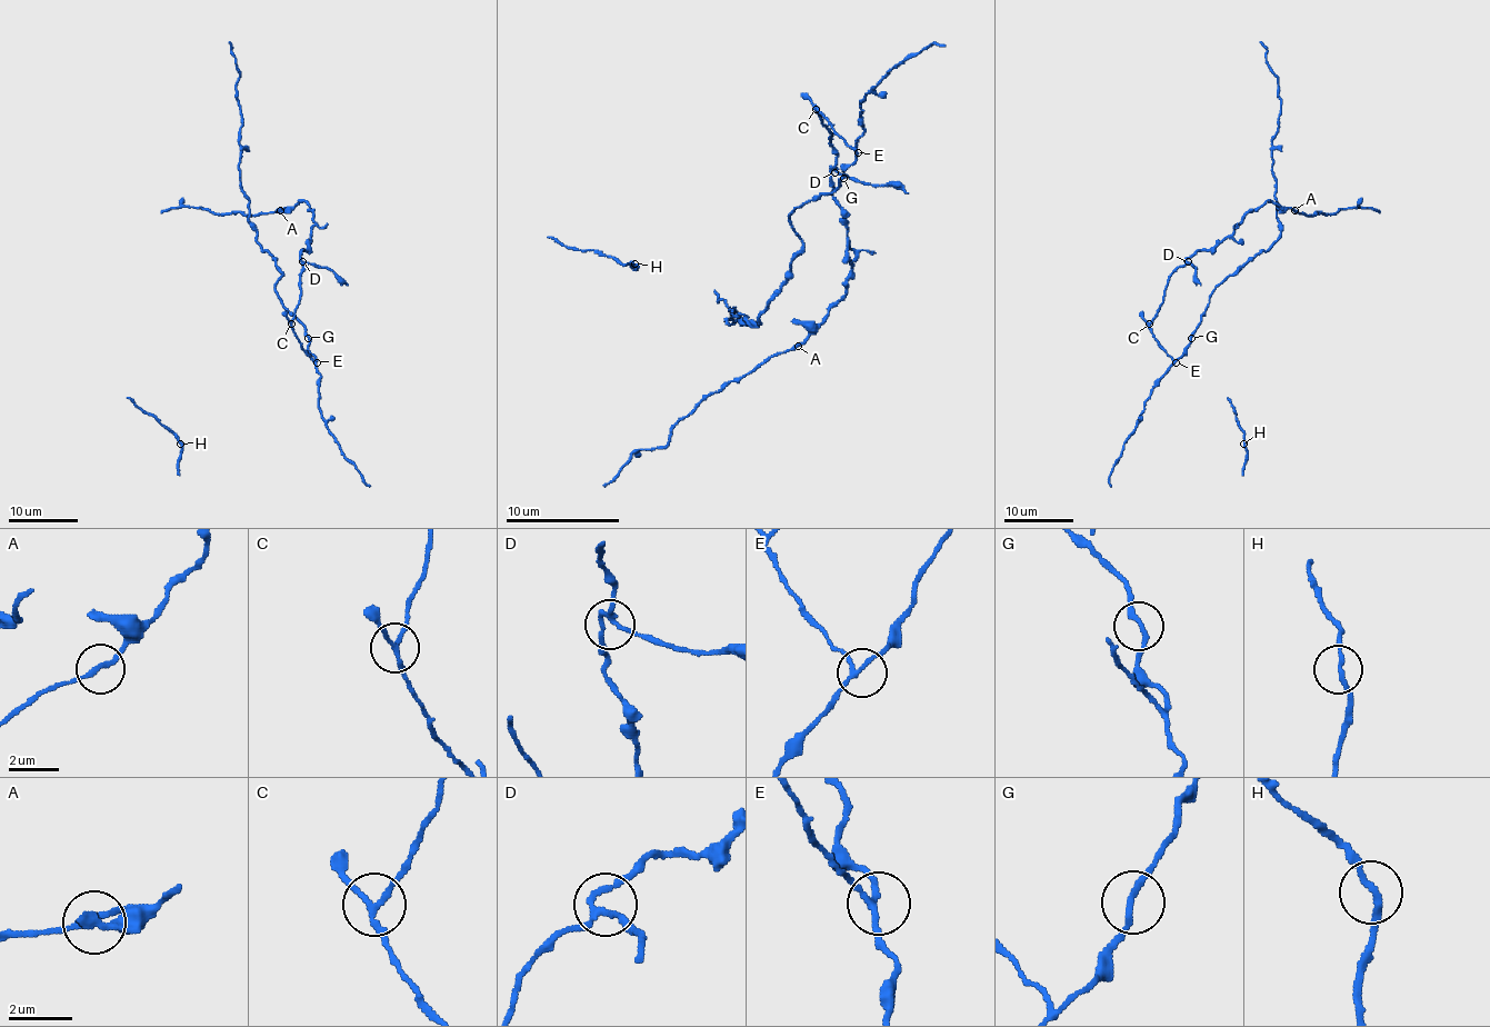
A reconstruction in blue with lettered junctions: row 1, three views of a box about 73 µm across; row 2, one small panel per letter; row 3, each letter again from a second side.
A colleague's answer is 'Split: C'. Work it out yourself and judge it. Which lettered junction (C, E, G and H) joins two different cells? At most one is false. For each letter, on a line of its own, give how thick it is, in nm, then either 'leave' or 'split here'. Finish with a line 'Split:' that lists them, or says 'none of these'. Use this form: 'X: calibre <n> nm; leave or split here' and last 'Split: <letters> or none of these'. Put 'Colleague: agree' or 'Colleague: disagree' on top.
Colleague: agree
C: calibre 160 nm; split here
E: calibre 170 nm; leave
G: calibre 200 nm; leave
H: calibre 190 nm; leave
Split: C

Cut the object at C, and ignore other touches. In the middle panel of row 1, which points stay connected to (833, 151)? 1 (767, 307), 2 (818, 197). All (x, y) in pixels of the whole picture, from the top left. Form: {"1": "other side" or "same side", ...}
{"1": "other side", "2": "other side"}

